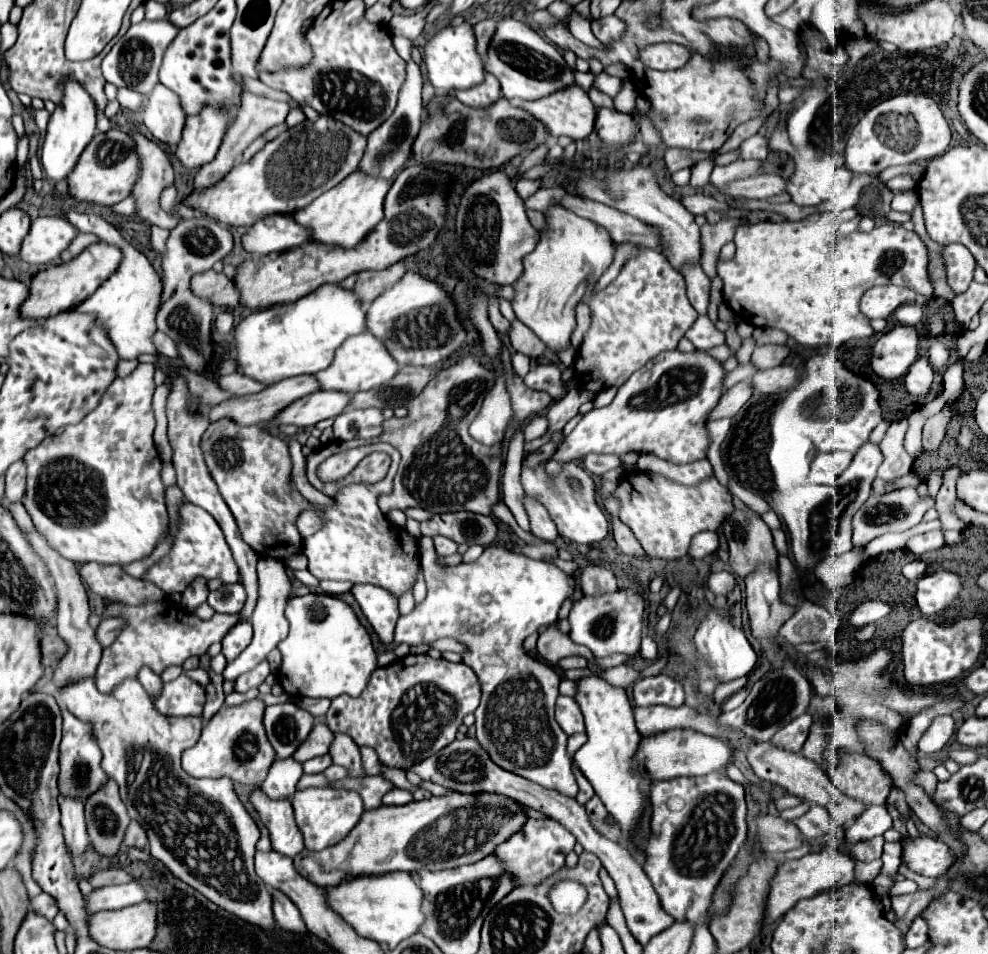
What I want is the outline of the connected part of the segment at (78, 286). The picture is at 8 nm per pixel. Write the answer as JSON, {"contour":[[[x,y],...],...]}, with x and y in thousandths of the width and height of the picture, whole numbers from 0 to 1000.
{"contour":[[[95,254],[89,260],[85,260],[75,273],[38,285],[30,298],[30,314],[22,319],[22,331],[30,331],[38,335],[38,333],[51,333],[71,323],[77,323],[89,310],[93,310],[97,302],[101,302],[101,298],[111,287],[117,285],[121,275],[123,275],[123,264],[117,258],[107,254]]]}

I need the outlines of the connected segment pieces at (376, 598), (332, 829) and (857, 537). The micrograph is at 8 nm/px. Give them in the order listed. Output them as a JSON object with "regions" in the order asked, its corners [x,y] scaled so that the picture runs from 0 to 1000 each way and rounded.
{"regions":[[[[358,612],[356,625],[364,633],[368,646],[377,654],[379,662],[389,675],[395,675],[399,669],[399,654],[403,650],[403,629],[395,625],[389,616],[377,612]]],[[[310,826],[296,834],[300,864],[308,876],[310,891],[328,891],[342,885],[350,874],[364,862],[368,847],[366,836],[360,830],[338,828],[338,826]]],[[[913,512],[895,520],[889,518],[881,518],[881,522],[872,528],[872,532],[864,539],[862,543],[862,570],[864,572],[874,572],[881,566],[885,566],[891,560],[897,558],[915,558],[925,553],[927,549],[931,549],[935,537],[939,532],[945,530],[945,522],[937,522],[933,524],[927,516],[927,512]]]]}

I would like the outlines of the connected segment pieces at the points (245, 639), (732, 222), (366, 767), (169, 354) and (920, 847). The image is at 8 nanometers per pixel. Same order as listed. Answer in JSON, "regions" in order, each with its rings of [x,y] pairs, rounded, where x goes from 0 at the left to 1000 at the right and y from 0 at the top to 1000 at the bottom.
{"regions":[[[[241,652],[225,671],[225,686],[231,694],[235,694],[255,671],[255,654],[253,652]]],[[[737,229],[729,235],[713,235],[709,239],[711,241],[711,260],[713,260],[711,283],[715,285],[715,289],[719,294],[725,291],[725,268],[727,268],[729,260],[741,252],[747,235],[749,235],[747,229]]],[[[366,782],[364,790],[366,790],[366,807],[368,807],[368,811],[387,813],[387,801],[385,801],[381,788],[377,784],[372,784],[372,782]]],[[[158,348],[154,356],[156,356],[156,363],[158,363],[162,373],[168,373],[168,375],[178,375],[180,373],[176,358],[170,352],[164,352],[164,348]]],[[[931,876],[927,881],[917,878],[913,889],[913,899],[927,916],[943,920],[957,916],[962,906],[966,904],[964,891],[953,881],[941,876]]]]}

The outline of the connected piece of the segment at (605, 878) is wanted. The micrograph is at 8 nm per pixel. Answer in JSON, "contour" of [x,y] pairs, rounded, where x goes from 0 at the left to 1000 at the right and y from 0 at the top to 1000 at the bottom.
{"contour":[[[609,910],[607,912],[606,918],[607,918],[609,928],[611,929],[611,933],[613,934],[615,939],[618,941],[626,942],[626,935],[623,933],[622,927],[620,922],[617,920],[617,918],[615,917],[612,910]]]}

